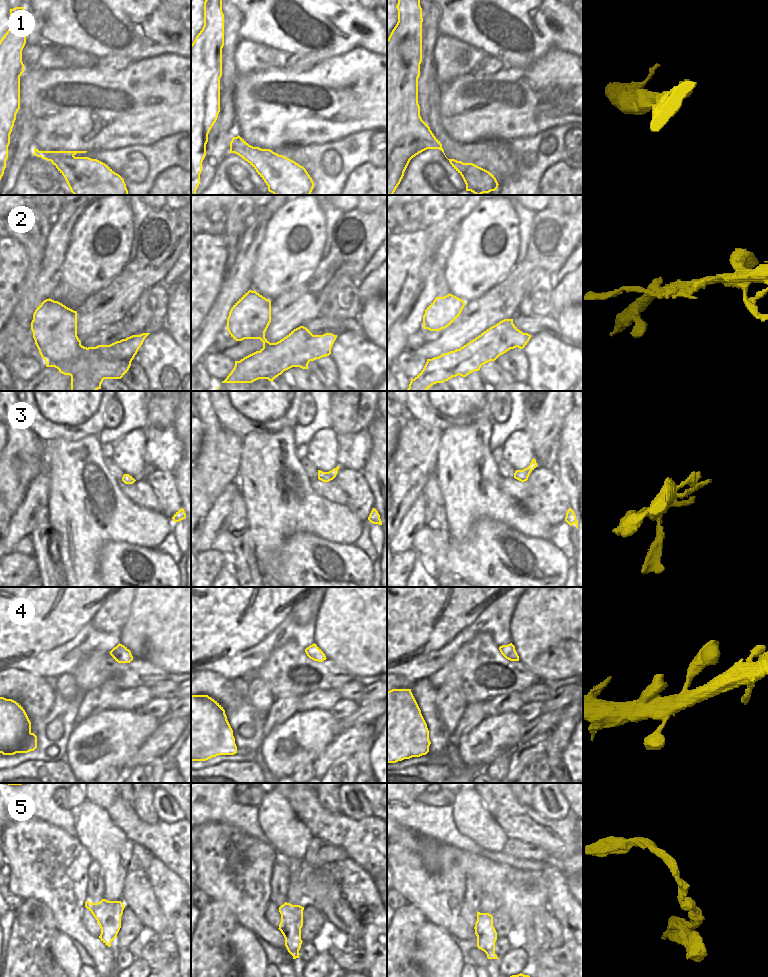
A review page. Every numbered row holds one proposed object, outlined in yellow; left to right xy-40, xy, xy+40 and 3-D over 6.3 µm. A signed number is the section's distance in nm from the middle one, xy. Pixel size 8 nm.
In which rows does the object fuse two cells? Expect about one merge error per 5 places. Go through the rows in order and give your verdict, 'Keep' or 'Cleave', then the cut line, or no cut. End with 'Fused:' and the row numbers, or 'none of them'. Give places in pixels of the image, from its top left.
1: Keep. No split
2: Cleave. Split along xy+40 (522, 332), (500, 335), (444, 380)
3: Keep. No split
4: Keep. No split
5: Keep. No split
Fused: 2

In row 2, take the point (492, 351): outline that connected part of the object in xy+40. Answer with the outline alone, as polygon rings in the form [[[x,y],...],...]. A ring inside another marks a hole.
[[[521,333],[520,335],[500,335],[498,337],[501,341],[500,343],[490,343],[484,346],[484,356],[471,354],[456,367],[450,367],[445,374],[445,381],[458,375],[466,377],[474,371],[479,371],[482,365],[490,361],[495,361],[500,355],[506,353],[510,349],[516,347],[523,349],[529,342],[530,338],[531,335],[528,333]]]

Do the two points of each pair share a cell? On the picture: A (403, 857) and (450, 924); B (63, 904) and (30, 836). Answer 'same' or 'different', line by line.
A: same
B: same

